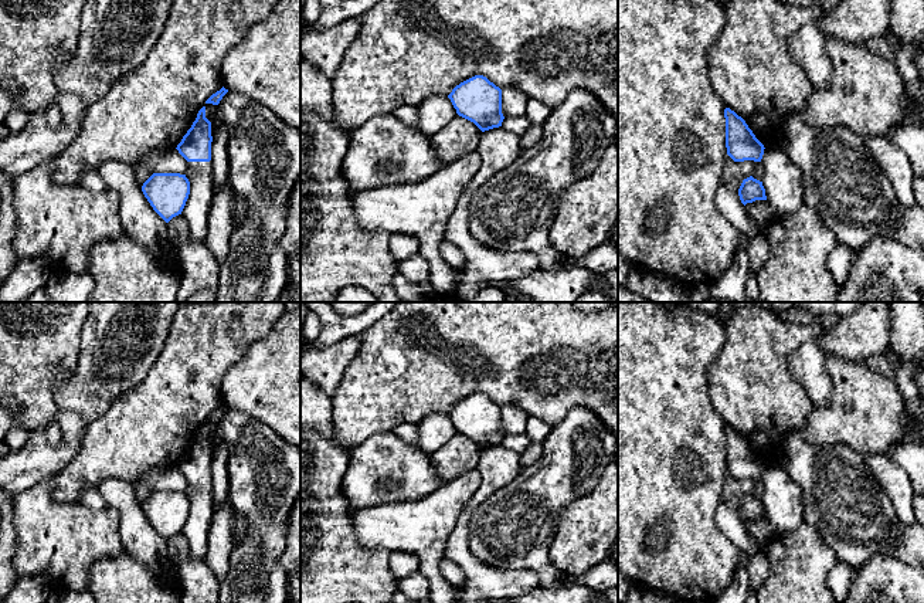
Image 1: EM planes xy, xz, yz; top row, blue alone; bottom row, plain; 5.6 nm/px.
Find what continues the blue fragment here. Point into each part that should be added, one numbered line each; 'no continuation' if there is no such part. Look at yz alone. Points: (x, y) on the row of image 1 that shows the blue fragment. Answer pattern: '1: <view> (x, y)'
1: yz (760, 212)

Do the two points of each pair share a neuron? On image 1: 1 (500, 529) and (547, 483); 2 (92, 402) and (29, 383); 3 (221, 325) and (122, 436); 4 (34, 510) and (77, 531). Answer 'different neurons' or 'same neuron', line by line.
1: same neuron
2: different neurons
3: same neuron
4: same neuron

